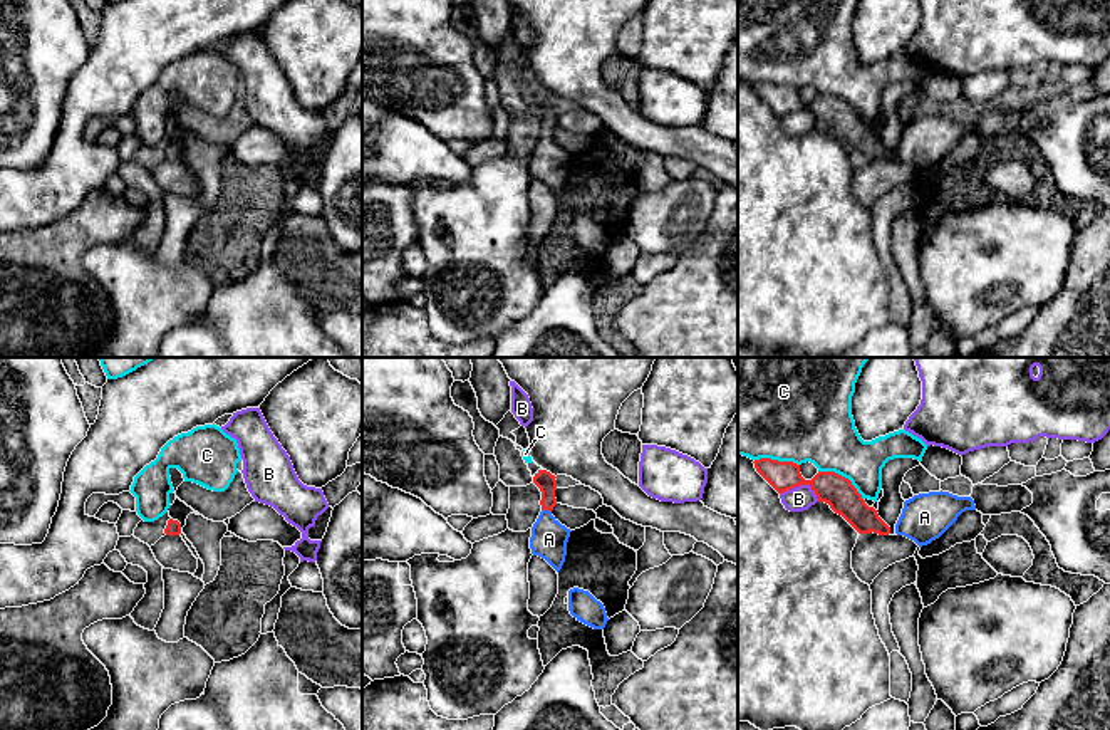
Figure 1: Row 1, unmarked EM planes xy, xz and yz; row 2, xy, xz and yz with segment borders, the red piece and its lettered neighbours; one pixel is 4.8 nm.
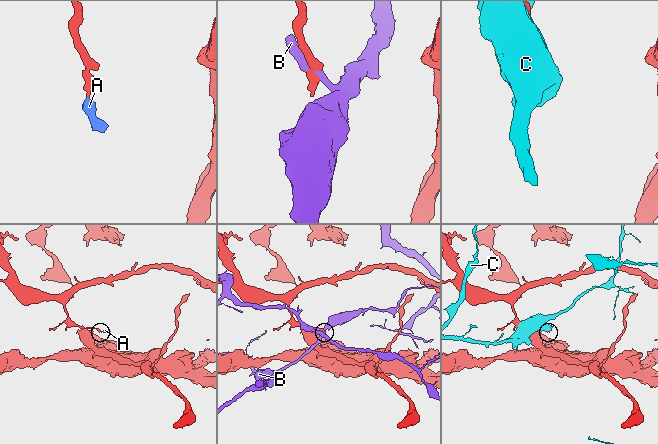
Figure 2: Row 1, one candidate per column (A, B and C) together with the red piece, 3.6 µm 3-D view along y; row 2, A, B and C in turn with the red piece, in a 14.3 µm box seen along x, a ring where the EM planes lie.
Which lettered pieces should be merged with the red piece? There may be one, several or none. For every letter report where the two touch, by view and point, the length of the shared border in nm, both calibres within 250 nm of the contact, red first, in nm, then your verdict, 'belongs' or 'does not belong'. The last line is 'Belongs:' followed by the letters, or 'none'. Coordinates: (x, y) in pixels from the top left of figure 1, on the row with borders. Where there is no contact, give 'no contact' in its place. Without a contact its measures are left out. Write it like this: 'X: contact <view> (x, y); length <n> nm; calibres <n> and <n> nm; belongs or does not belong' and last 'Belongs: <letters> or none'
A: contact xz (547, 509); length 50 nm; calibres 90 and 180 nm; belongs
B: contact yz (802, 484); length 200 nm; calibres 150 and 120 nm; does not belong
C: contact yz (844, 477); length 260 nm; calibres 150 and 320 nm; does not belong
Belongs: A

